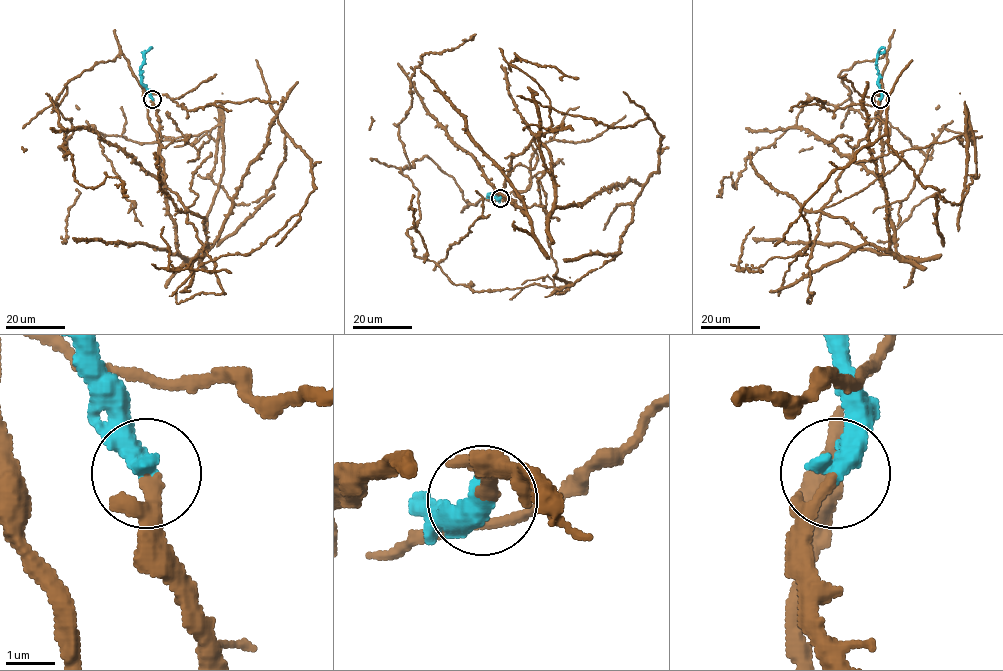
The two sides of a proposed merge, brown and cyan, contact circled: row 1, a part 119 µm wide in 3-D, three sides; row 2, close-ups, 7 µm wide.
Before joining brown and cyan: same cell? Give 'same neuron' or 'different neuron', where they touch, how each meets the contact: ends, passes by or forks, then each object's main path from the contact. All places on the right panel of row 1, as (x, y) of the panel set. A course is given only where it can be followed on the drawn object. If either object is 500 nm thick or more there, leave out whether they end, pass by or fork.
same neuron; at (880, 99); brown runs (880, 99), (819, 211), (865, 242), (783, 286), (833, 172), (886, 135), (958, 204), (972, 129), (873, 212); cyan runs (880, 99), (877, 55), (885, 47)

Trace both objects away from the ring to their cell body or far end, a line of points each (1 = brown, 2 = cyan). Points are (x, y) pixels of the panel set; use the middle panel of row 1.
1: (500, 198), (534, 137), (553, 182), (532, 101), (661, 135), (619, 252), (562, 294), (436, 263), (475, 190)
2: (500, 198), (488, 195), (496, 196), (500, 202)

